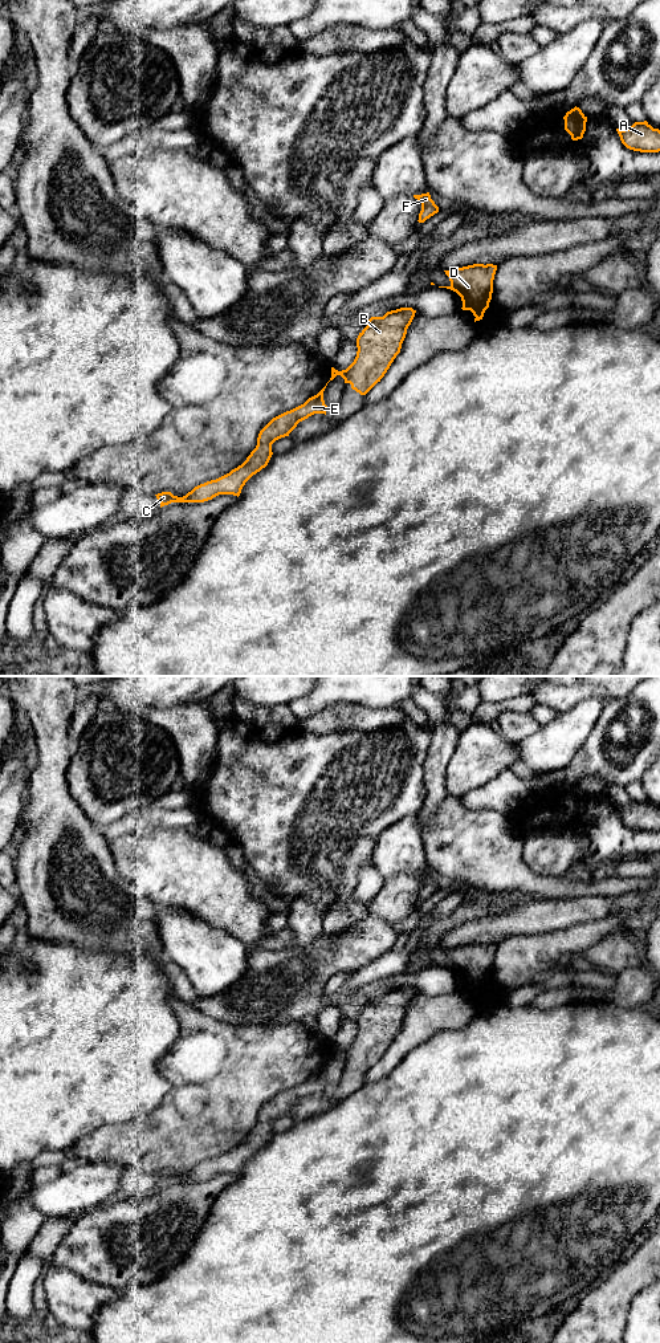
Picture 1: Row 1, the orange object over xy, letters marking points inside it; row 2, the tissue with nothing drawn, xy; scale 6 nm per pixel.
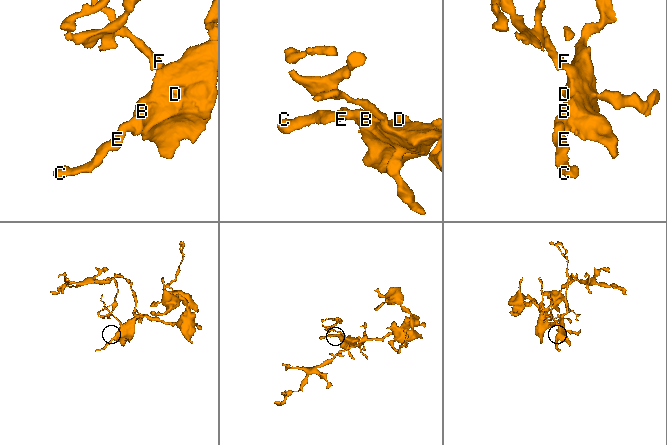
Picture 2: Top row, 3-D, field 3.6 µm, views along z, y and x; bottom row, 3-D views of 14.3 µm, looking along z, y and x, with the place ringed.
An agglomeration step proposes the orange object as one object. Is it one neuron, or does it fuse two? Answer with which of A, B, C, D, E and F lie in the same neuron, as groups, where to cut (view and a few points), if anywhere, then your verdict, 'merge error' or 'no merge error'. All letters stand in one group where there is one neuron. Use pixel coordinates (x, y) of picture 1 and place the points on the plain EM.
groups A B C D E F; cut none; no merge error

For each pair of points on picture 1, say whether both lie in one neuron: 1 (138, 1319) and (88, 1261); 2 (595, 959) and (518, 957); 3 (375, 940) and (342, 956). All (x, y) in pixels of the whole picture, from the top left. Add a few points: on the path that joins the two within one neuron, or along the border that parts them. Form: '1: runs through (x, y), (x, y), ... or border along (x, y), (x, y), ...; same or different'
1: border along (150, 1281), (147, 1284), (130, 1284), (121, 1291); different
2: border along (608, 936), (604, 936), (579, 955); different
3: runs through (367, 940), (350, 949); same

